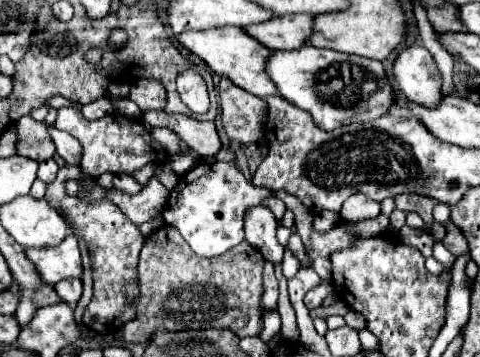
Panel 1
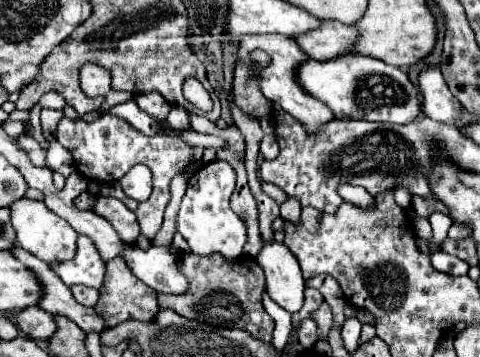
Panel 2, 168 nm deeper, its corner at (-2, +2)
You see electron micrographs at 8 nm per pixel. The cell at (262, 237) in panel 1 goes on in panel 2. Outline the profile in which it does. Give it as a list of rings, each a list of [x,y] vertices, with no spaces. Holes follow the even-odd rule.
[[[263,244],[257,264],[265,270],[267,292],[282,308],[290,313],[301,310],[305,280],[299,270],[297,258],[285,244]]]

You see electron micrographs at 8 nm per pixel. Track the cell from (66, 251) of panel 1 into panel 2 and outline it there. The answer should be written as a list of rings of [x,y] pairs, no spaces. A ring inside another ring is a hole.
[[[79,236],[77,256],[65,264],[53,264],[53,272],[65,282],[65,286],[91,286],[101,288],[105,282],[105,260],[99,256],[95,242],[89,236]]]

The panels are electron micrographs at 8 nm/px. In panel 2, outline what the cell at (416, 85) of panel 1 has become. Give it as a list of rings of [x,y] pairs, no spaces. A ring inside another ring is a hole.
[[[437,66],[425,68],[421,72],[419,88],[423,94],[423,114],[437,122],[455,124],[455,120],[463,112],[463,106],[449,92],[449,88],[441,76],[441,70]]]

